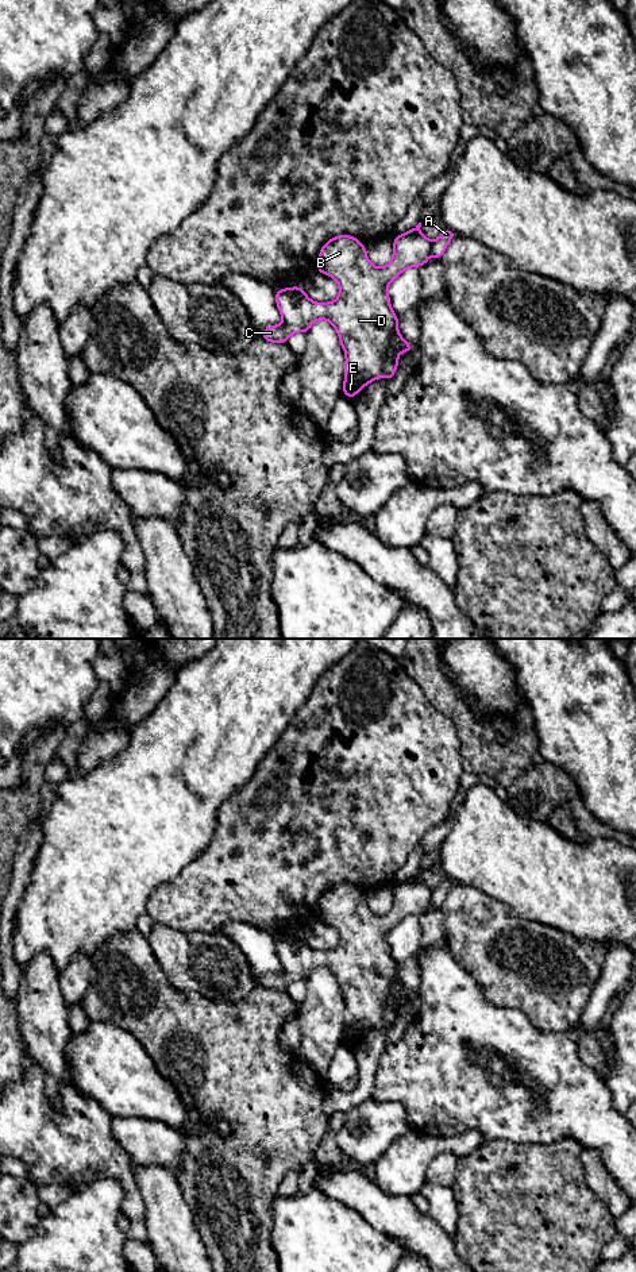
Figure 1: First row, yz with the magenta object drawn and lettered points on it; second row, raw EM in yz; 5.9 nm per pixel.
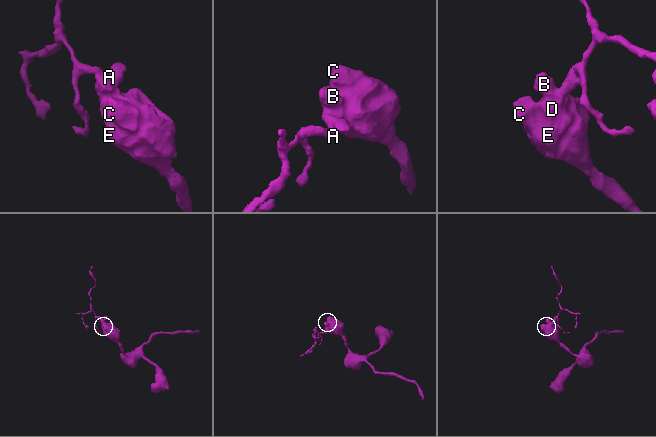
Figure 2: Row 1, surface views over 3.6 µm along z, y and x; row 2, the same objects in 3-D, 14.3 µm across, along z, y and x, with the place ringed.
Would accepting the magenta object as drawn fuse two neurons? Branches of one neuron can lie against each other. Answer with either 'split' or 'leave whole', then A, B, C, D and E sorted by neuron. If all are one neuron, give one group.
split | A / B C D E

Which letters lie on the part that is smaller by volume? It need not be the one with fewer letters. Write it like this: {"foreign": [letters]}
{"foreign": ["A"]}

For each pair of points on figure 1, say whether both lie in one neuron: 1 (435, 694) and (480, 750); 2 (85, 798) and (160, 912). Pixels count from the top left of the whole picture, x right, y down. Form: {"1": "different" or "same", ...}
{"1": "same", "2": "different"}

